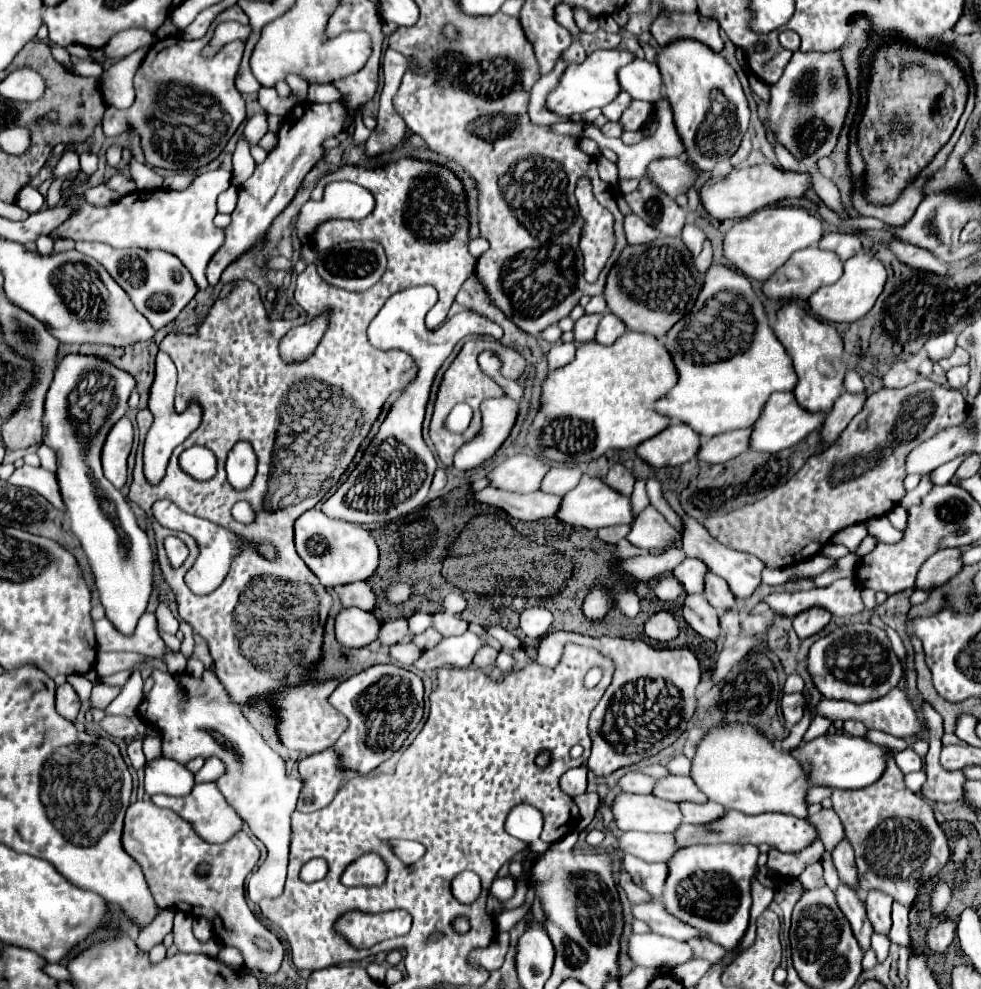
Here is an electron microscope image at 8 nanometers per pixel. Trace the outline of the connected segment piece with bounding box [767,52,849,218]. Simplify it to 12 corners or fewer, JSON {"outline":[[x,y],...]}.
{"outline":[[795,52],[767,122],[841,218],[817,160],[835,148],[849,88],[839,52]]}

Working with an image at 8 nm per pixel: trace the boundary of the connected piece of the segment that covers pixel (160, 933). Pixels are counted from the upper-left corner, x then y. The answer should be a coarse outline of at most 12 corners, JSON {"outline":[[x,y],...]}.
{"outline":[[159,910],[157,918],[141,930],[137,946],[149,952],[173,930],[175,912]]}

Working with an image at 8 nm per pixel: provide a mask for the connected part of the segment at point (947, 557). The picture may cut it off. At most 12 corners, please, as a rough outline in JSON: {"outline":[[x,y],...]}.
{"outline":[[937,550],[921,566],[915,586],[937,588],[963,566],[961,550]]}

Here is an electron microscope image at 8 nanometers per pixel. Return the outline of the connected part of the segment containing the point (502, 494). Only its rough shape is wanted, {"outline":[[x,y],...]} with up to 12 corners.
{"outline":[[495,488],[475,492],[475,502],[501,508],[517,520],[549,518],[559,496],[517,494]]}

